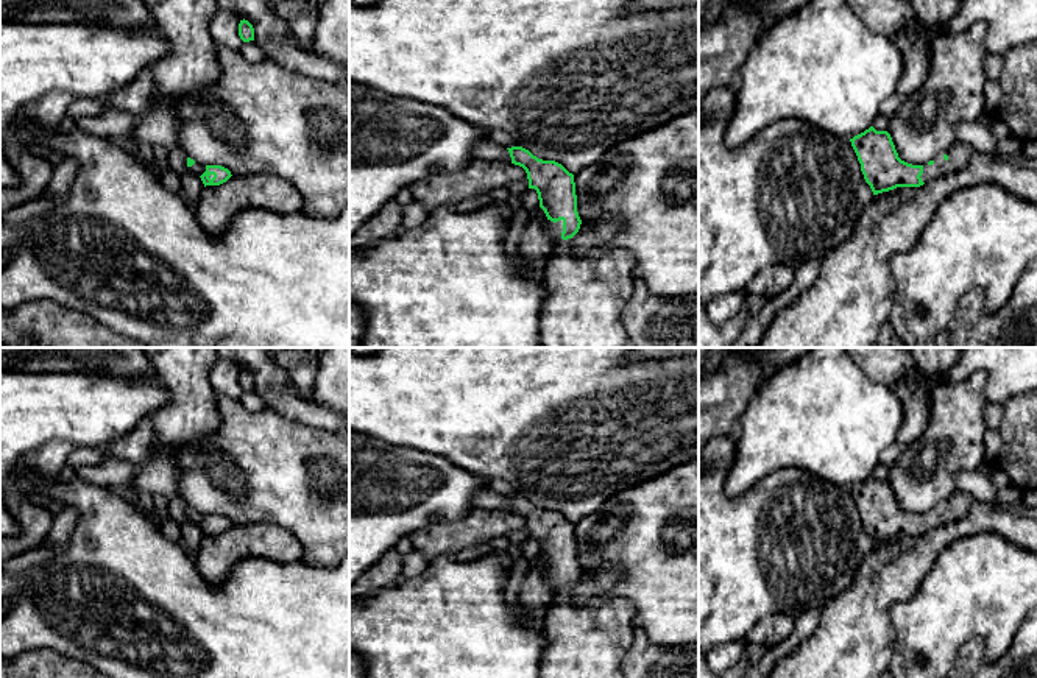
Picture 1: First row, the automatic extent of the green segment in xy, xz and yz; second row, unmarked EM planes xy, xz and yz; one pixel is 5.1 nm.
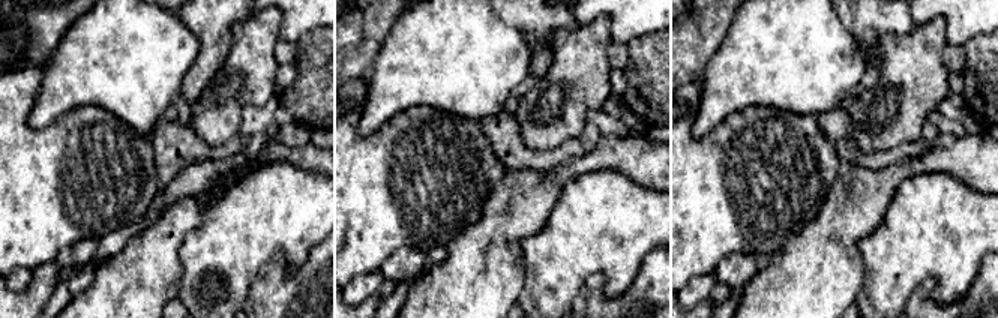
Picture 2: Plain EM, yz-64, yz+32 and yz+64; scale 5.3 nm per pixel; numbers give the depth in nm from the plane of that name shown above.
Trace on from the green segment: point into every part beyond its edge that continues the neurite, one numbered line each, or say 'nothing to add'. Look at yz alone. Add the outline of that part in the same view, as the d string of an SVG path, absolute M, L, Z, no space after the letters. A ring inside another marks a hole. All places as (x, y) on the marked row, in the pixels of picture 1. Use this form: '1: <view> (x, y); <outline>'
1: yz (959, 155); M956 143L945 154L939 154L933 165L923 165L922 181L928 182L943 173L962 168L972 159L973 150L965 143Z

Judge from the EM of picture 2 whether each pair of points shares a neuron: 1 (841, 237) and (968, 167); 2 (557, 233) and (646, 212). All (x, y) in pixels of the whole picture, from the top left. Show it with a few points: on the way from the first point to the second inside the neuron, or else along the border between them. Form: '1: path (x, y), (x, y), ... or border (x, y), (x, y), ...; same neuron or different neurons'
1: path (866, 203), (898, 171), (923, 162), (934, 162); same neuron
2: path (580, 233), (586, 233), (599, 224), (623, 221); same neuron

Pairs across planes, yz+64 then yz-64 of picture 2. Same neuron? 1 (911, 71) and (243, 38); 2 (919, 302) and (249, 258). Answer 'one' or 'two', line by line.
1: one
2: two

